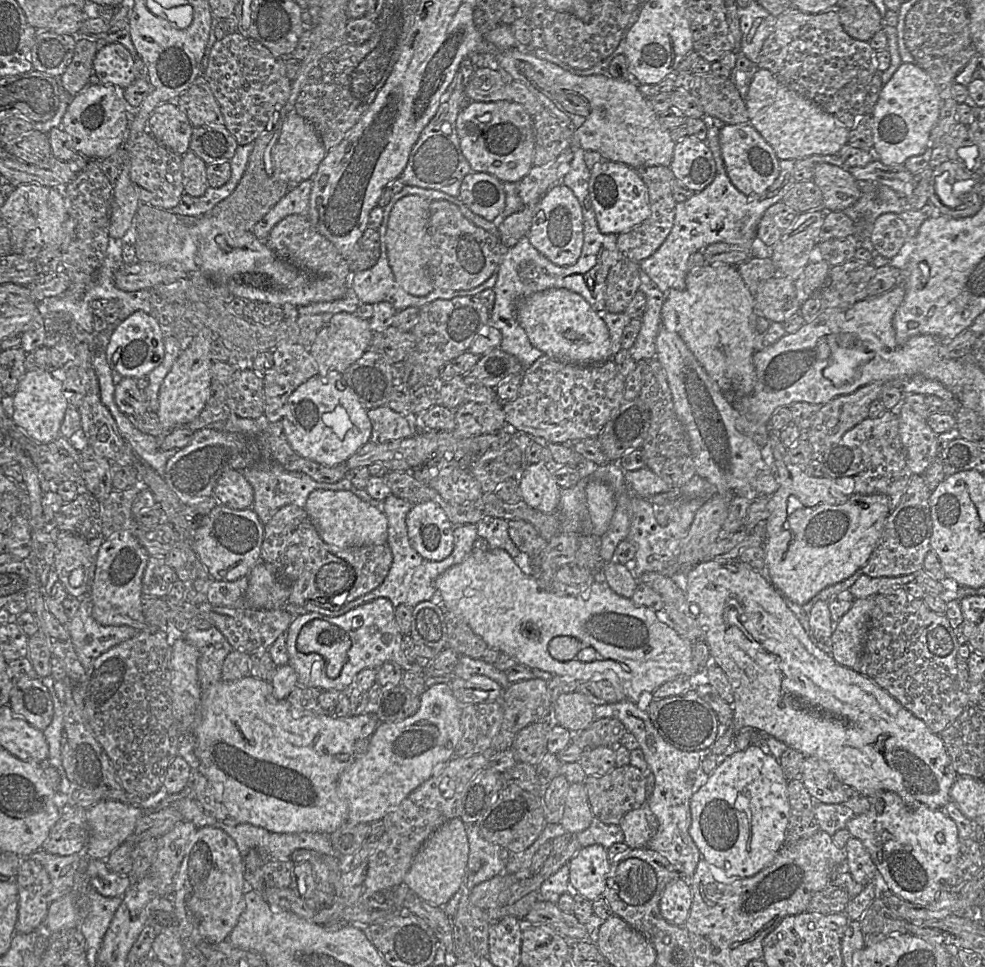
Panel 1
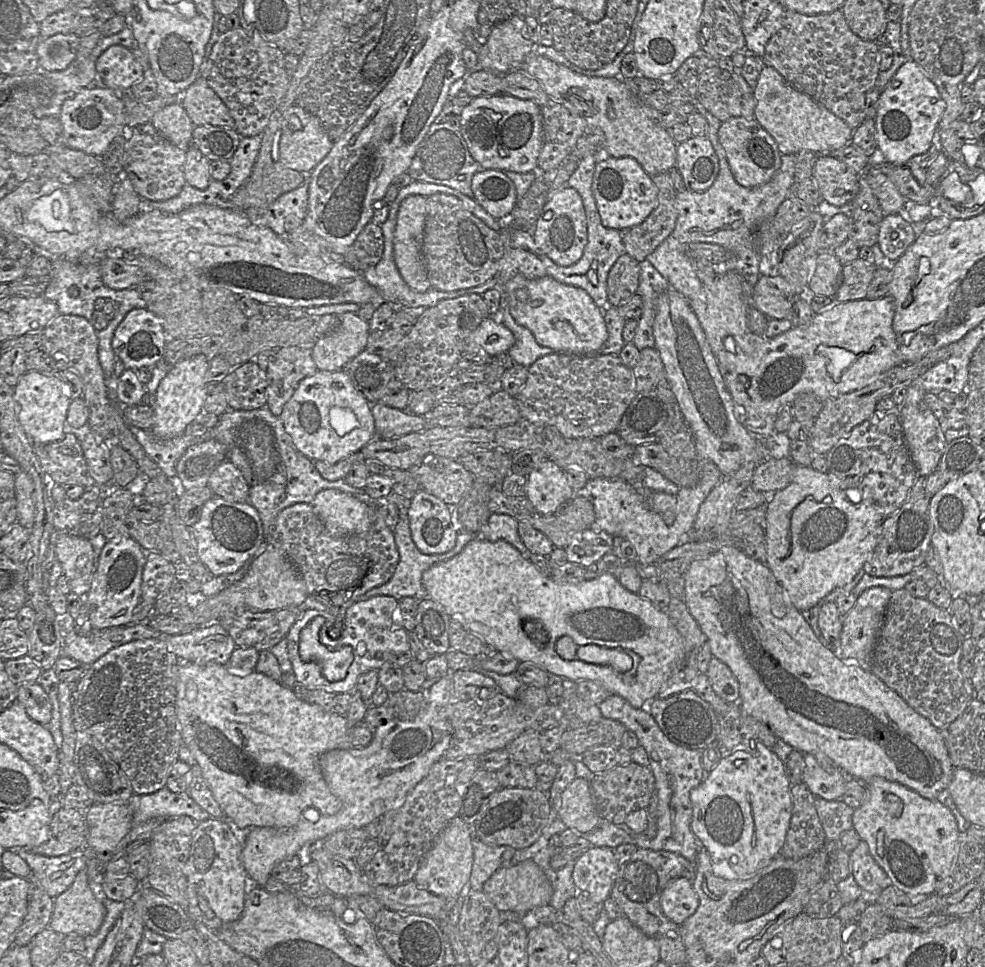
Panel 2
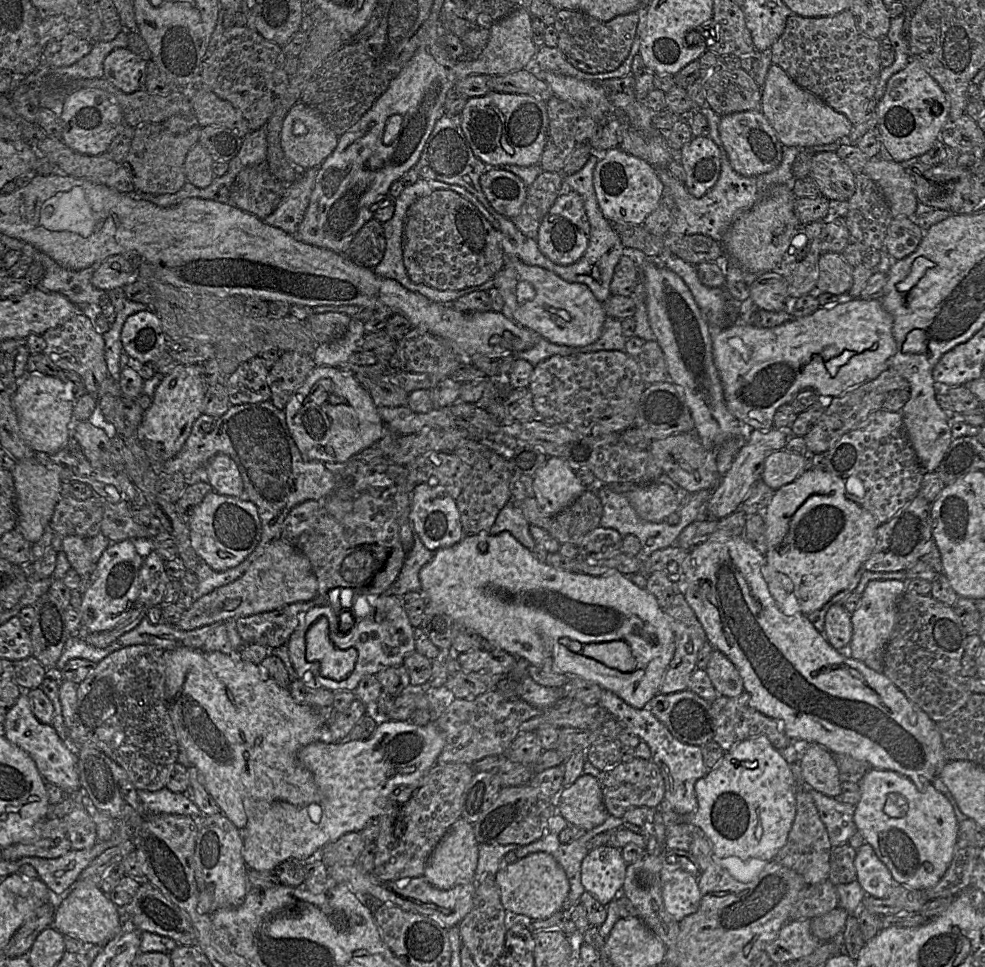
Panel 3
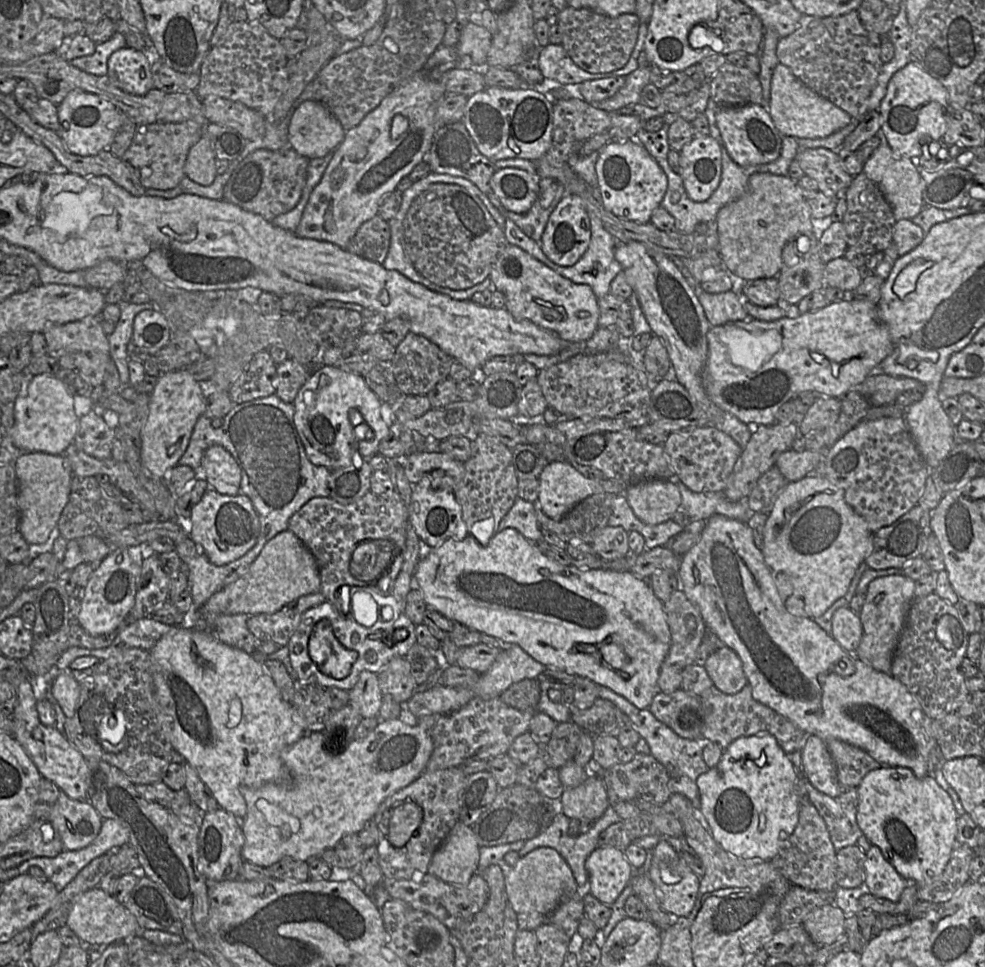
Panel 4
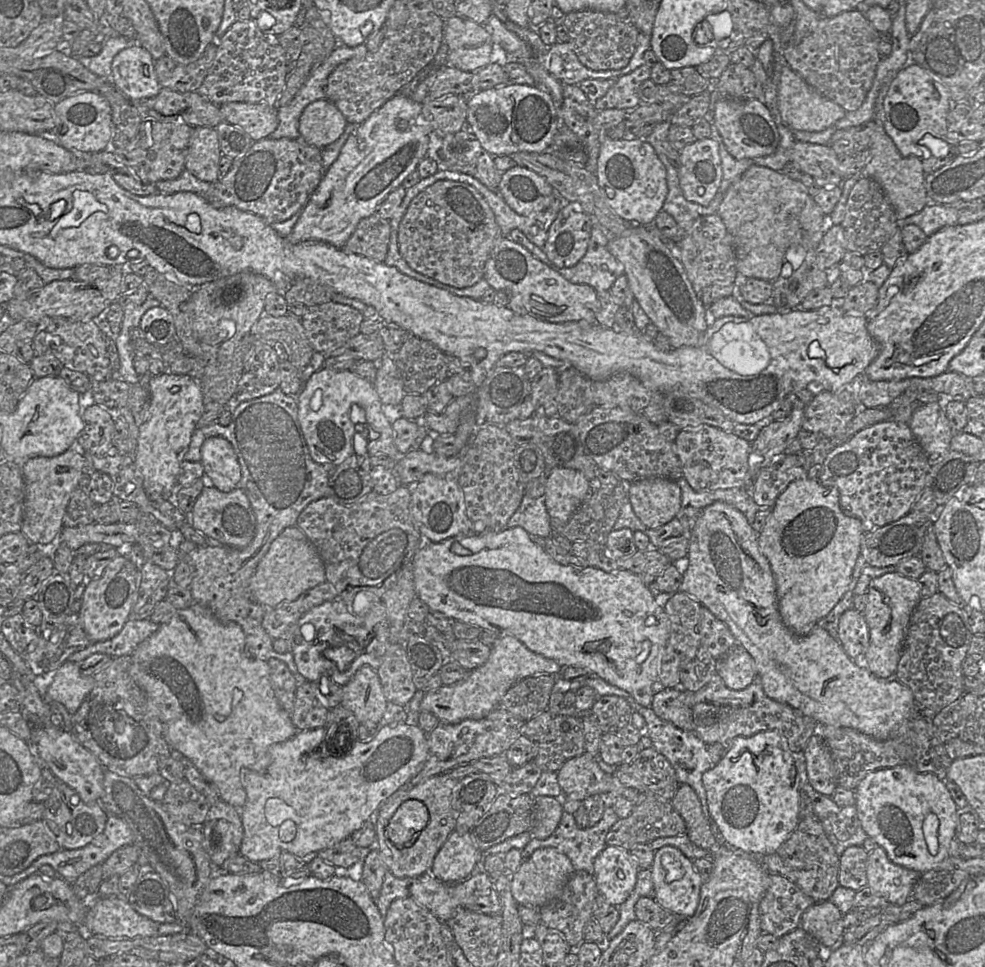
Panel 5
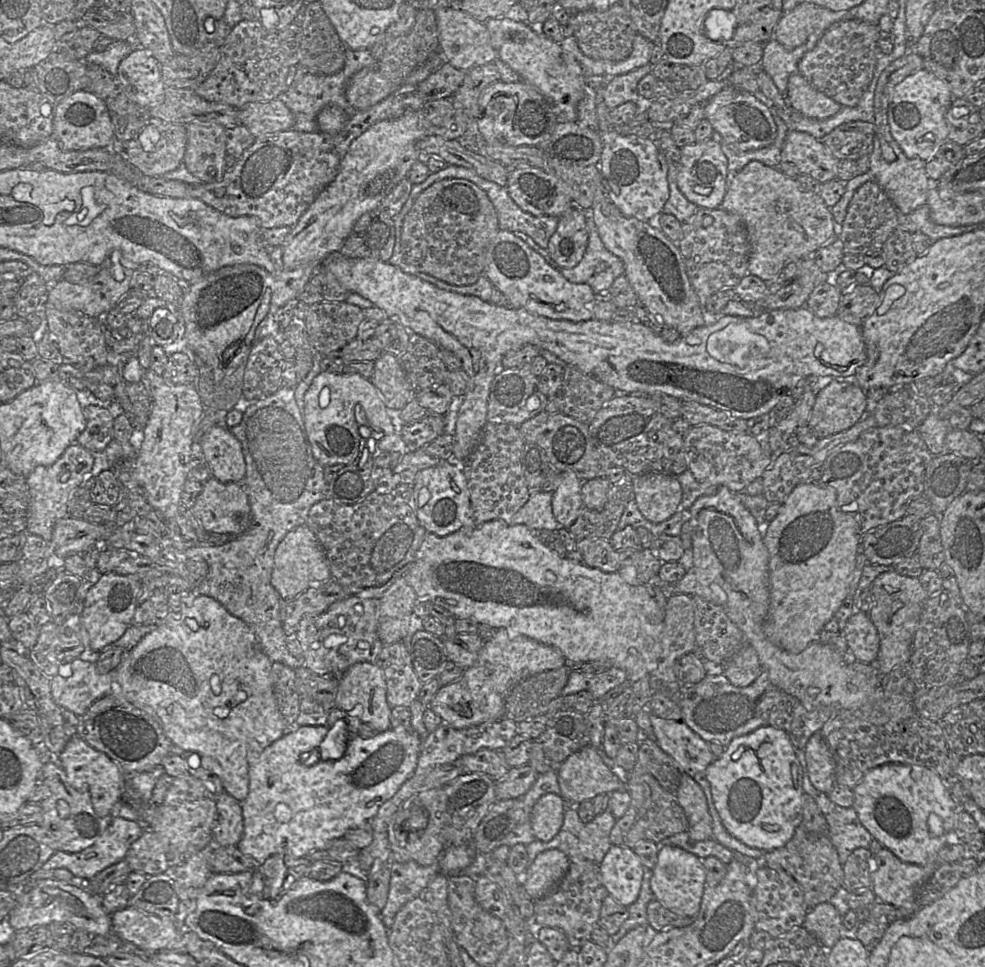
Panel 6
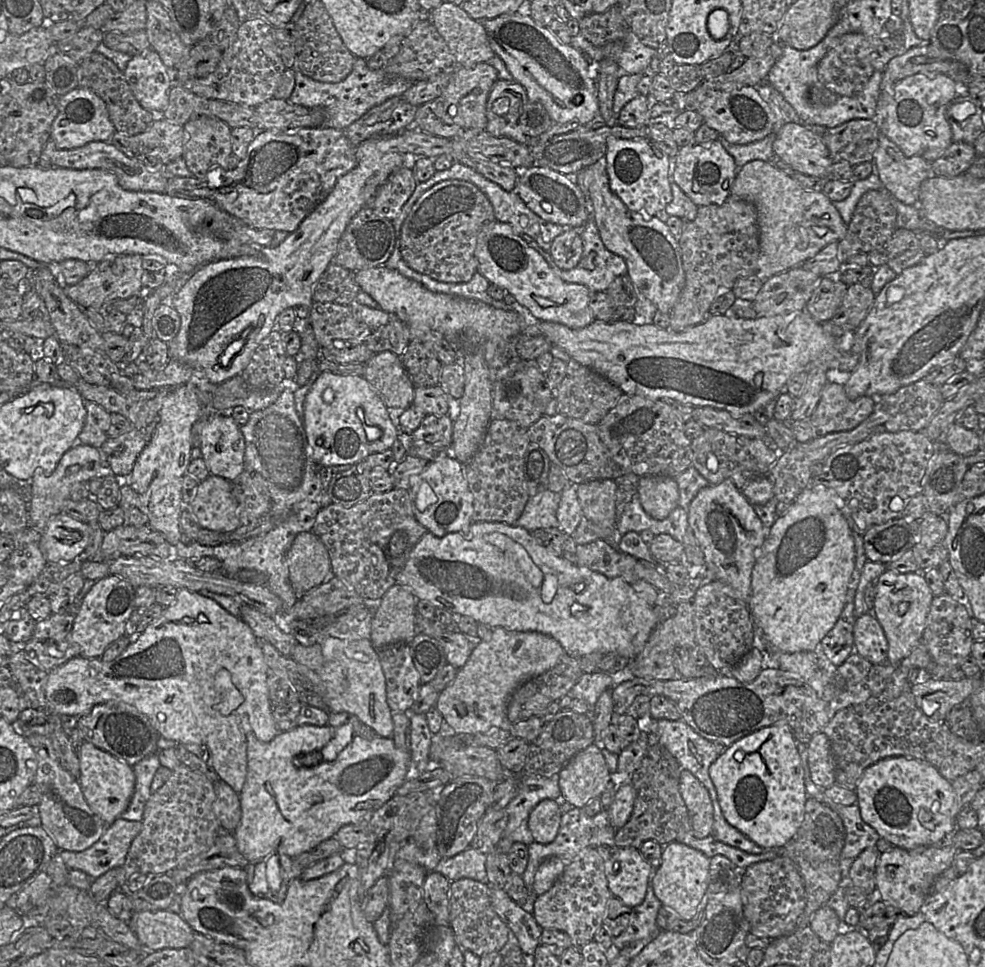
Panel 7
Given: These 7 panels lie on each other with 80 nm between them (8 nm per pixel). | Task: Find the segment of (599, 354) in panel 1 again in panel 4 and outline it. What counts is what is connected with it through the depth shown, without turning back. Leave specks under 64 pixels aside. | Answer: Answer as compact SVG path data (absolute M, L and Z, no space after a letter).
M506 244L489 276L493 289L505 295L507 311L516 321L528 320L554 331L571 343L586 342L598 329L598 298L587 284L576 284L538 261L518 246Z

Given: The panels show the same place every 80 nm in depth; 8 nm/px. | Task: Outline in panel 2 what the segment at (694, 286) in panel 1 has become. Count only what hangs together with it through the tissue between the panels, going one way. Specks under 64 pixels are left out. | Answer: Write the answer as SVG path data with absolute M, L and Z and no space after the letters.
M736 272L717 275L713 282L704 285L699 296L690 299L689 303L701 324L715 358L716 354L725 350L723 342L726 336L741 336L749 332L746 313L751 300L744 297L741 277Z

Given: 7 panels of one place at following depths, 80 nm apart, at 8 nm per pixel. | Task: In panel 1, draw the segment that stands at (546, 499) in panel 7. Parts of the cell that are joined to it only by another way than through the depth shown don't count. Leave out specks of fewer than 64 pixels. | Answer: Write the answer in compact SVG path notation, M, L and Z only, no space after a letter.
M486 517L476 524L478 538L484 539L489 549L503 549L508 552L525 573L532 575L530 556L522 553L513 543L508 533L508 524L509 521L502 518Z

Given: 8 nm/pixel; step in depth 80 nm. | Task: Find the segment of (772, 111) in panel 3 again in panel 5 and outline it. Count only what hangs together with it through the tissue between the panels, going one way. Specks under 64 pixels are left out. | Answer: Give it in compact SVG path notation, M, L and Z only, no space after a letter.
M788 65L782 67L777 93L777 106L782 123L793 130L822 131L845 117L847 111L835 102L822 96L808 85L803 78Z

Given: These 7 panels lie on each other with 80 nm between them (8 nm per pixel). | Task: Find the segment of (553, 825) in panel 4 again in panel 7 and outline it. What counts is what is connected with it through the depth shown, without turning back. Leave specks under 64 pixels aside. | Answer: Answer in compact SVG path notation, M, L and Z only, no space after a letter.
M573 807L562 814L560 828L556 838L550 843L538 843L536 841L528 845L528 863L524 873L521 875L530 895L535 895L532 890L535 873L539 865L547 858L556 856L560 858L565 866L570 864L574 858L586 847L606 846L615 848L616 829L610 823L608 809L603 809L594 816L586 814L583 808Z

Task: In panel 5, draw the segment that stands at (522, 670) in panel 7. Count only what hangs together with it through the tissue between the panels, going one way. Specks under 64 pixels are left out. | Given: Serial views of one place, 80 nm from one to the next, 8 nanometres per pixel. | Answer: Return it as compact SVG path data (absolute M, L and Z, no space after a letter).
M513 636L498 637L491 647L488 660L453 685L442 685L426 693L420 703L421 712L430 712L440 721L459 723L466 719L479 720L500 706L507 691L518 681L538 674L557 675L562 667L554 660L528 649Z

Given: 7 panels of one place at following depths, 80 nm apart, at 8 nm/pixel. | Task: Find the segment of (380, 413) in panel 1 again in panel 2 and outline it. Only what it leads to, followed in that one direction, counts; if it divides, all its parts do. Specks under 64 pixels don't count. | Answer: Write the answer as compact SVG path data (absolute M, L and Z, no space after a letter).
M381 403L371 404L371 412L375 422L376 437L391 439L419 432L431 427L425 416L399 410Z

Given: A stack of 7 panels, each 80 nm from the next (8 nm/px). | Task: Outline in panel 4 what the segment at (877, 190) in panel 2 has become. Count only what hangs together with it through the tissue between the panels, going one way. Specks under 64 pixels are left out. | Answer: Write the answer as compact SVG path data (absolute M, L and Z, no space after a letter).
M881 129L879 137L881 138L880 145L864 163L863 172L879 186L893 210L896 221L912 219L922 211L924 204L924 181L919 173L918 166L910 158L894 155Z

